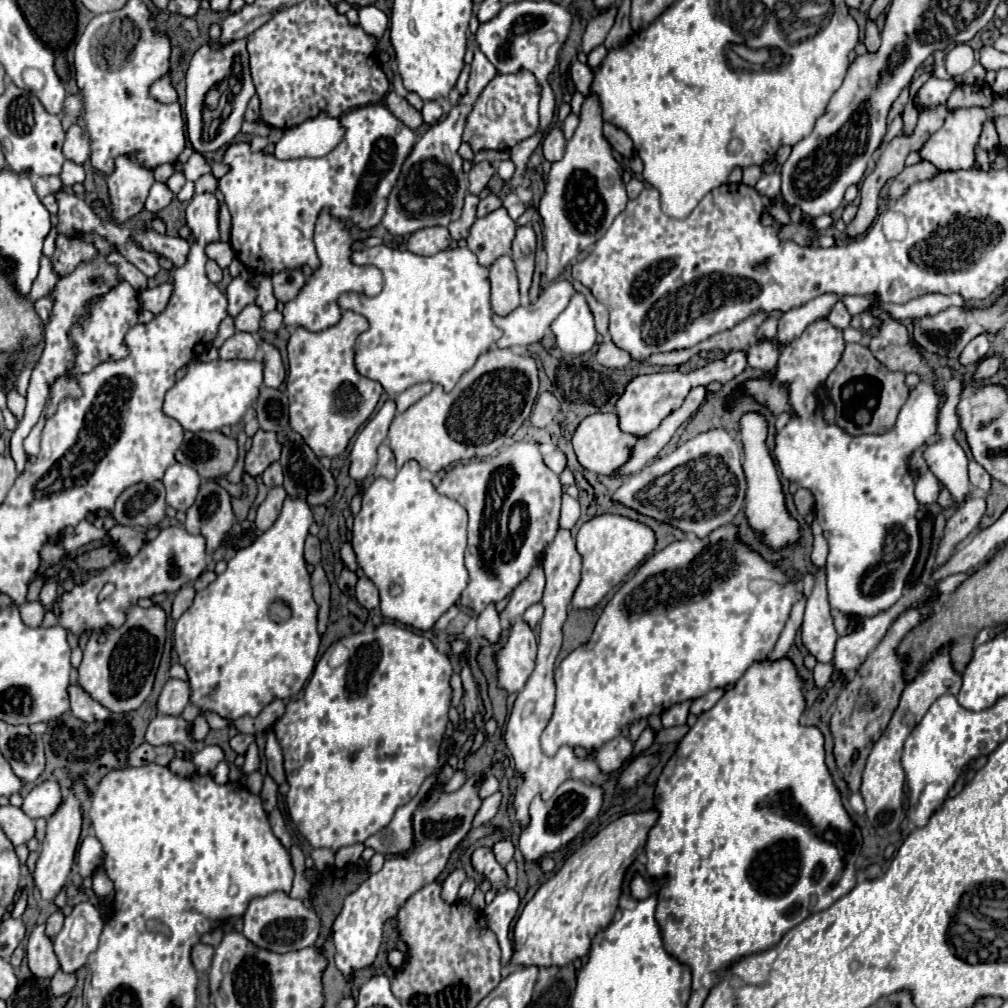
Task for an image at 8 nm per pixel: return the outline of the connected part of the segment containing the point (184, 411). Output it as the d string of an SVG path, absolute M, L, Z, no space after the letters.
M192 360L186 366L184 378L180 378L164 398L164 414L174 418L184 430L220 430L222 426L236 424L246 408L256 400L262 384L262 362L258 360Z

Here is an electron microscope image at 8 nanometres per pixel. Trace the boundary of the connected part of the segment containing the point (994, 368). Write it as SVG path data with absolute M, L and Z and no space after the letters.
M986 356L978 362L976 372L972 376L972 382L984 382L984 380L992 378L998 370L1000 370L1000 358L998 356Z

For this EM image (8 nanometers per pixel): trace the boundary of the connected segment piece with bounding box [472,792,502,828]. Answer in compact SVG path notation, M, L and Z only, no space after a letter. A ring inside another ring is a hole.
M496 792L496 794L488 796L488 798L482 802L482 806L480 806L478 814L474 816L472 826L474 826L474 828L480 828L480 826L482 826L482 824L486 824L488 820L492 820L492 818L494 818L494 814L498 812L500 800L502 800L502 794L500 794L500 792Z

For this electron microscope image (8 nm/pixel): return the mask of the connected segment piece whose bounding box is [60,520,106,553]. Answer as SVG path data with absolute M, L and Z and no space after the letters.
M82 520L74 529L74 534L65 534L60 542L69 553L77 551L94 540L102 540L106 536L105 529L97 529L88 520Z

